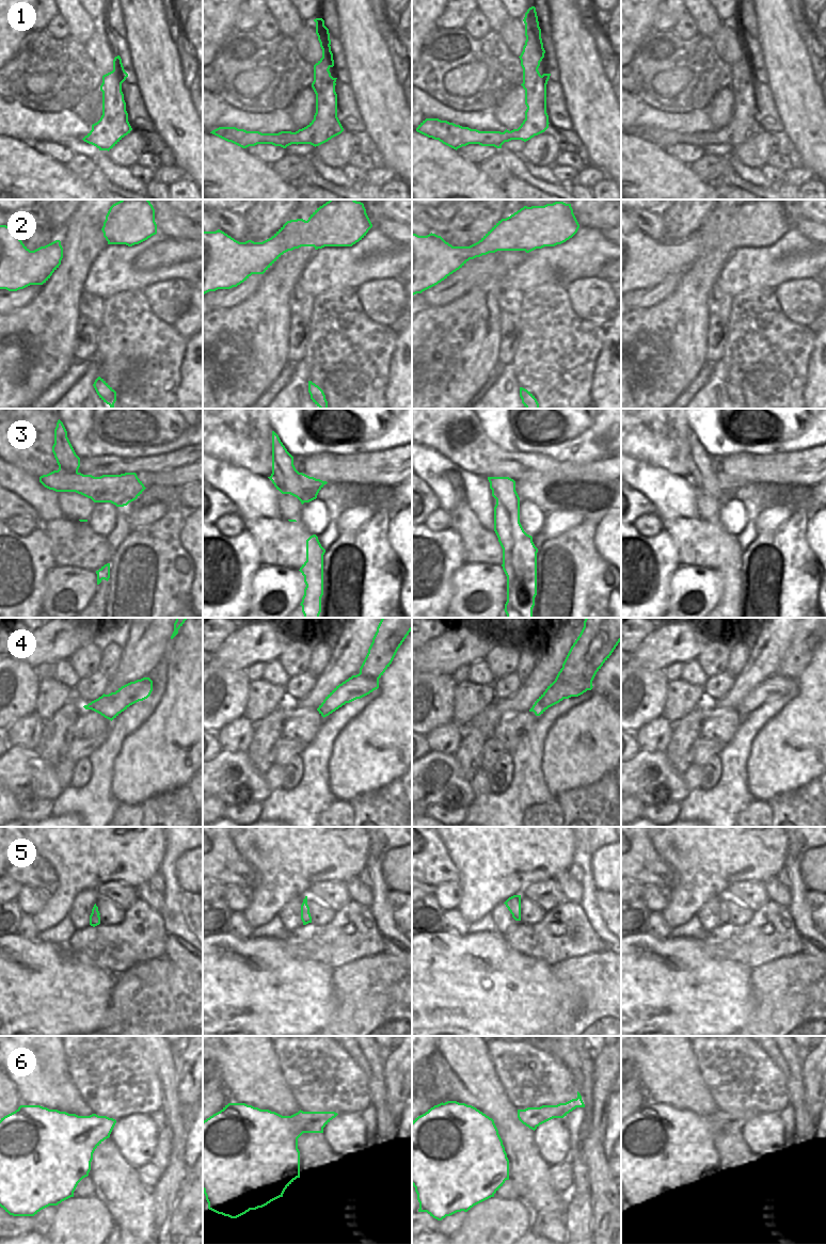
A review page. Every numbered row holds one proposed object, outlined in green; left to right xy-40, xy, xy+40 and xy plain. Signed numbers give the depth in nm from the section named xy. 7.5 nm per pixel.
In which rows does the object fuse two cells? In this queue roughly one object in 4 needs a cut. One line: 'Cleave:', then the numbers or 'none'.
Cleave: 3, 4

